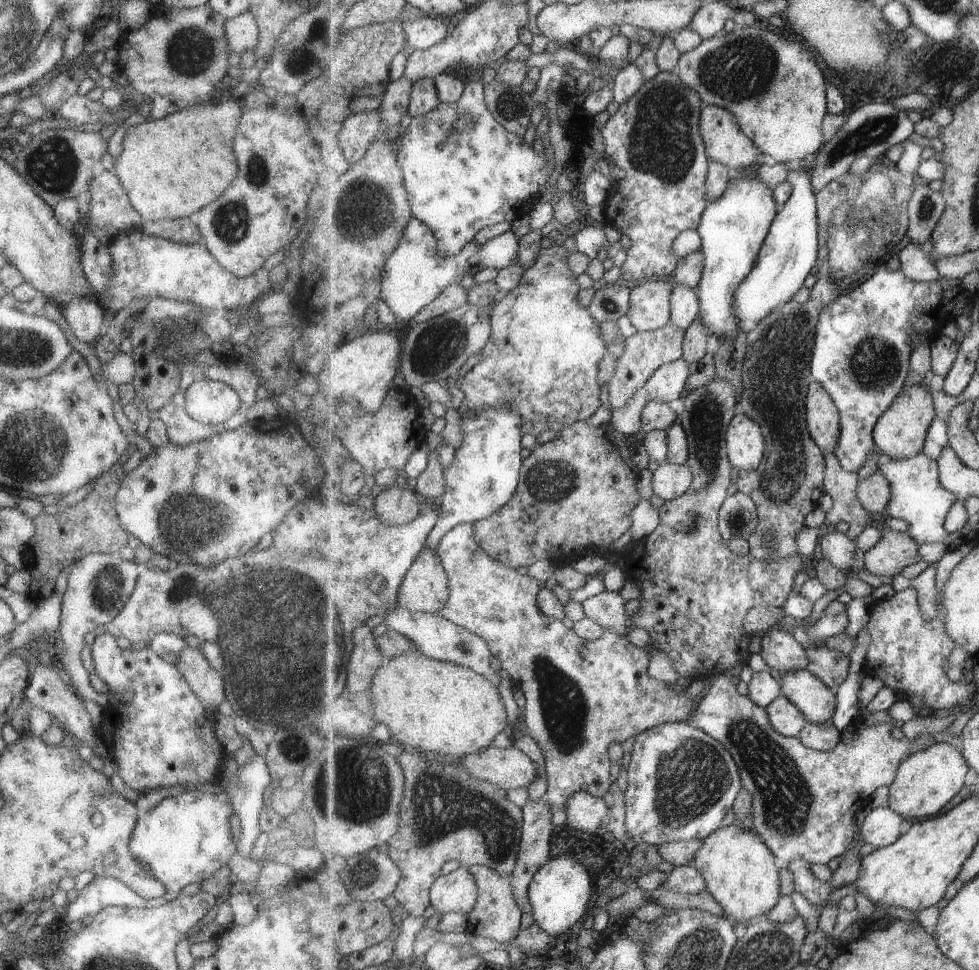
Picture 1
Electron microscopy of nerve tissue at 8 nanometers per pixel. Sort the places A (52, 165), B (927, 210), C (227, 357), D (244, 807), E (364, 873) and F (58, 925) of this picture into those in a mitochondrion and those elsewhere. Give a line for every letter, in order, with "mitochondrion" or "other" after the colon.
A: mitochondrion
B: mitochondrion
C: other
D: other
E: mitochondrion
F: other

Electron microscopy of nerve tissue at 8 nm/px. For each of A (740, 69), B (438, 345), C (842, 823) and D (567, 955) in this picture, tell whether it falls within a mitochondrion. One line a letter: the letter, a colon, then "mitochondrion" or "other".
A: mitochondrion
B: mitochondrion
C: other
D: other

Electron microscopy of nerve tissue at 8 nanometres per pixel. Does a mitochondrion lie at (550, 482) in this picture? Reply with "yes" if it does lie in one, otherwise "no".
yes

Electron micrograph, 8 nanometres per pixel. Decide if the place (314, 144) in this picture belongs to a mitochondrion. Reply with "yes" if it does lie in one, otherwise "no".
no

